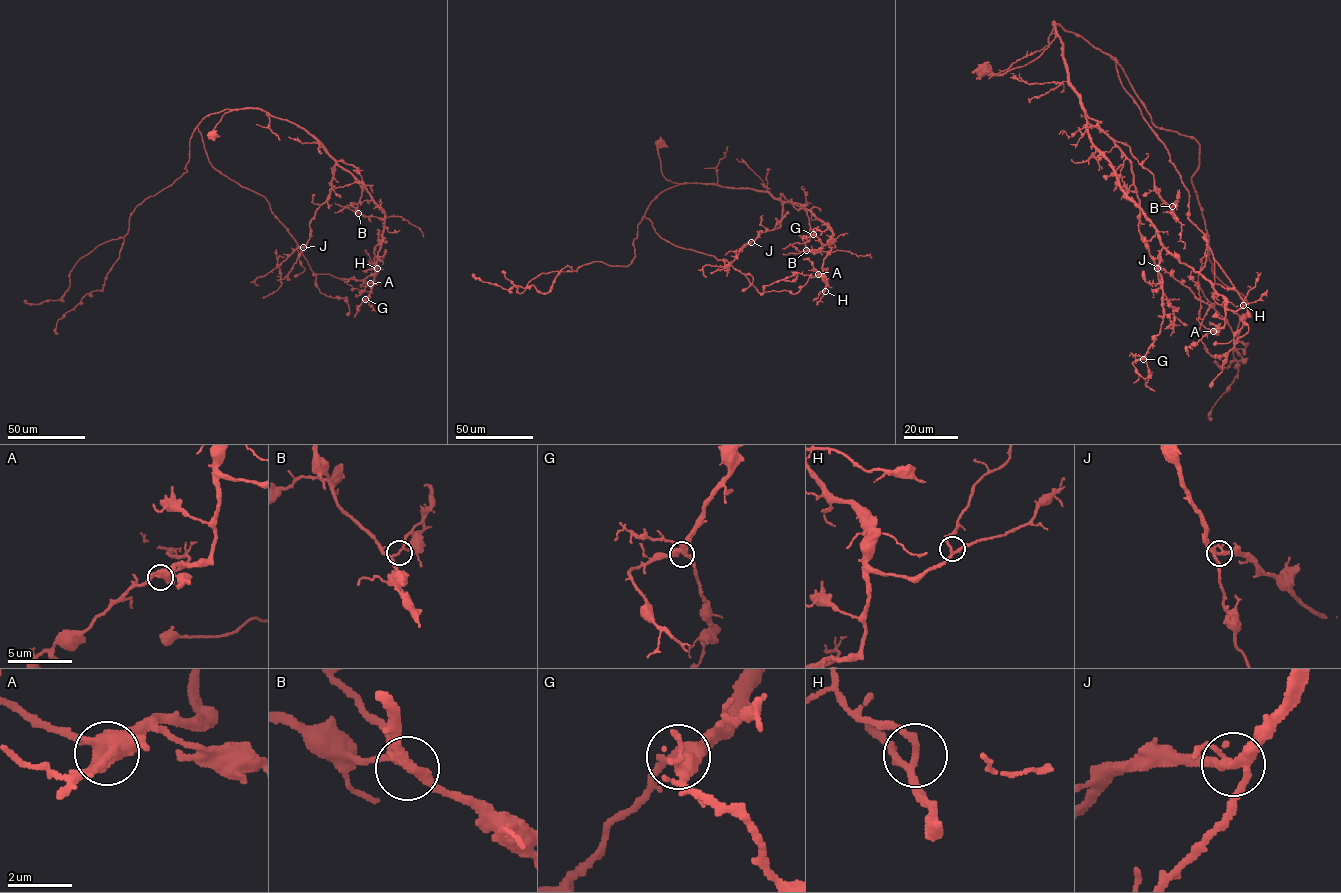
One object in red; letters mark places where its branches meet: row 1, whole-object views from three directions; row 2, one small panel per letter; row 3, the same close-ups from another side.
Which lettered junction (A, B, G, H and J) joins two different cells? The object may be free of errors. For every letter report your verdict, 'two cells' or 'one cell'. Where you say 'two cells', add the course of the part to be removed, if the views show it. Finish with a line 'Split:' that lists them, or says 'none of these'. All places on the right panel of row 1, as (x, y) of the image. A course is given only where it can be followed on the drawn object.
A: one cell
B: one cell
G: one cell
H: one cell
J: one cell
Split: none of these

